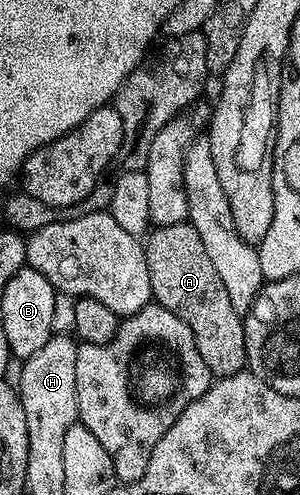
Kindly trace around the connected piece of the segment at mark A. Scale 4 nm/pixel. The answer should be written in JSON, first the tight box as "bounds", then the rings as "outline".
{"bounds":[145,221,247,376],"outline":[[[186,221],[177,225],[155,227],[146,236],[145,250],[149,265],[152,300],[165,309],[177,313],[177,317],[181,317],[181,321],[189,325],[193,333],[193,341],[197,341],[197,353],[205,357],[205,365],[209,365],[212,376],[235,375],[244,370],[247,367],[247,354],[245,353],[243,321],[237,309],[233,309],[233,304],[229,301],[229,293],[225,289],[225,284],[221,282],[221,277],[217,277],[217,269],[213,269],[209,256],[205,254],[205,245],[201,242],[201,237],[197,237],[197,229],[193,229]]]}

